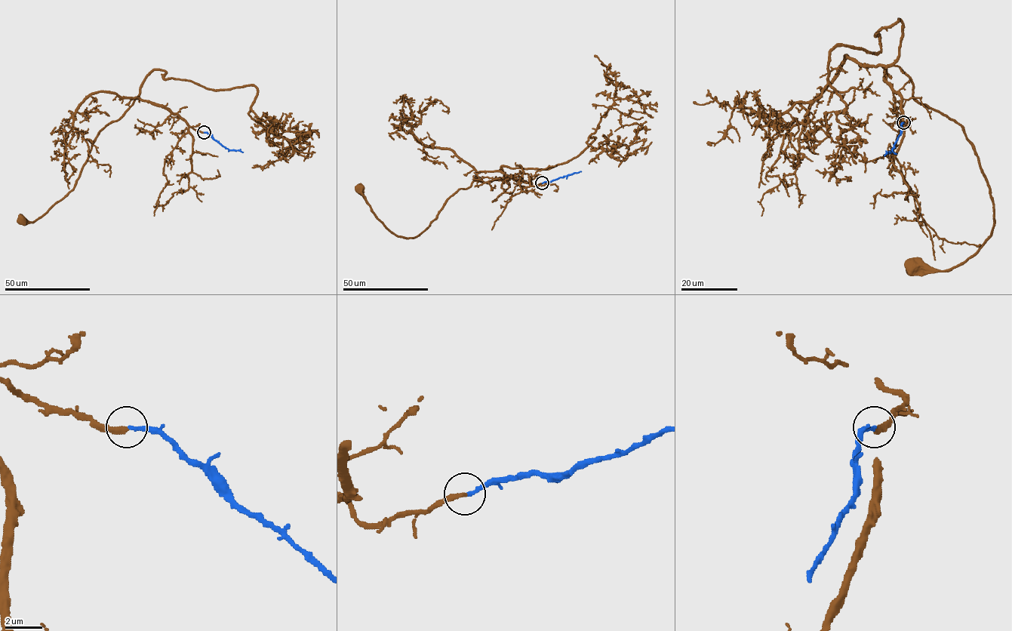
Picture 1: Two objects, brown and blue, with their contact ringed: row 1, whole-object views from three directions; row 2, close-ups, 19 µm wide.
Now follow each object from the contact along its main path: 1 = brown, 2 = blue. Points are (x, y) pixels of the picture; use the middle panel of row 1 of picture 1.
1: (542, 183), (532, 186), (499, 171), (480, 171), (419, 235), (404, 238), (384, 226), (360, 189)
2: (542, 183), (581, 171)

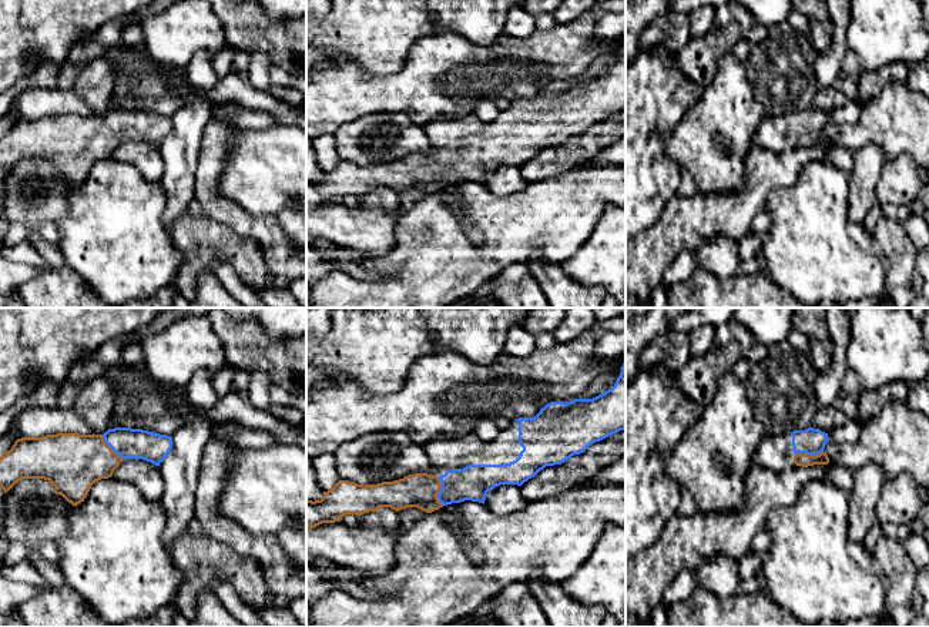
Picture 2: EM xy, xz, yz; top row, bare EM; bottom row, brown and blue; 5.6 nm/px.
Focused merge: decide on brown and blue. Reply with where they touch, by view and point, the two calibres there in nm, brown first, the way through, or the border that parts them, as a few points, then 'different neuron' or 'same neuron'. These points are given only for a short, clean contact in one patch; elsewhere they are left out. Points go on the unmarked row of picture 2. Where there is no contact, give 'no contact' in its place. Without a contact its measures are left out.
meets brown in xz at (439, 171); 200 nm thick on the brown side, 200 nm on the other; runs through xz (421, 171), (439, 171), (473, 163); same neuron

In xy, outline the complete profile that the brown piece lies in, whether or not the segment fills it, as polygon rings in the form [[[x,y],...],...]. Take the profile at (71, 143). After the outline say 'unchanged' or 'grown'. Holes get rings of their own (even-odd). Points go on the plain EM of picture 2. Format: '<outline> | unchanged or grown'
[[[114,108],[104,115],[57,114],[21,118],[0,138],[0,168],[6,172],[23,160],[44,160],[73,187],[87,178],[91,167],[113,157],[124,140],[142,140],[160,147],[172,130],[172,118],[142,110]]] | grown

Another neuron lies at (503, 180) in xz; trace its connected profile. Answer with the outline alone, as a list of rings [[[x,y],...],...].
[[[500,165],[487,172],[484,185],[496,195],[504,197],[523,191],[529,181],[521,175],[517,165]]]

